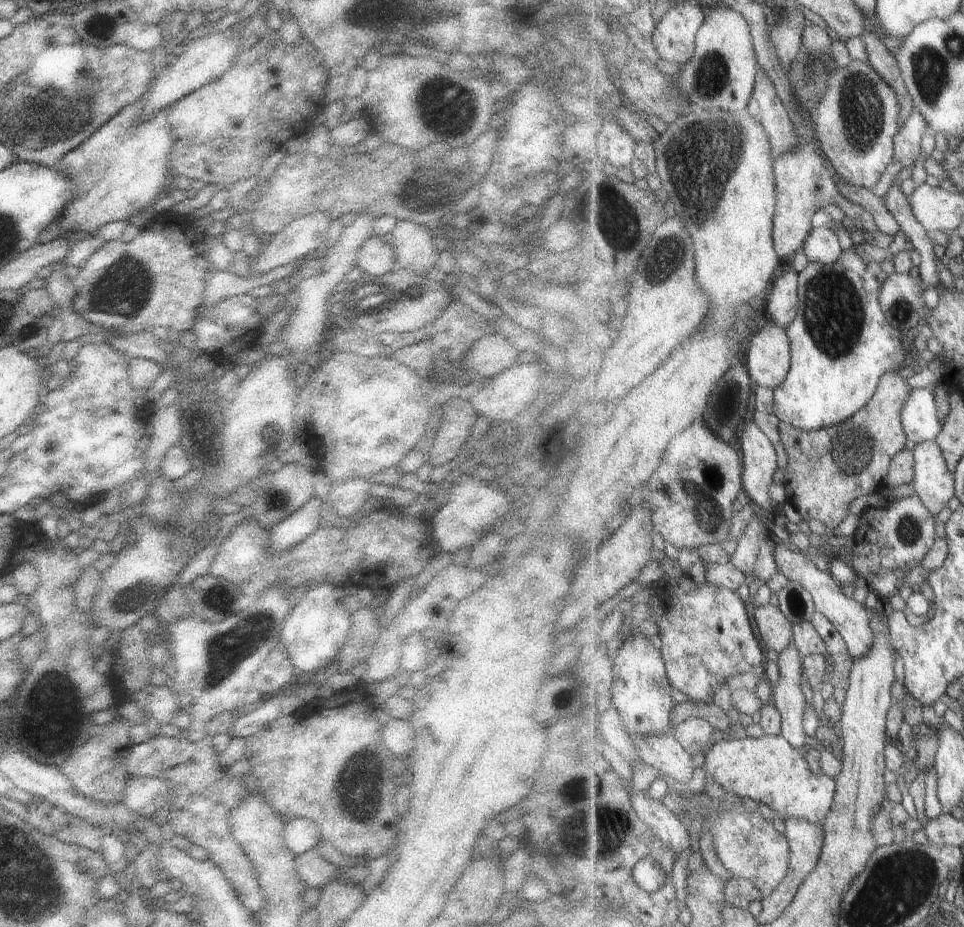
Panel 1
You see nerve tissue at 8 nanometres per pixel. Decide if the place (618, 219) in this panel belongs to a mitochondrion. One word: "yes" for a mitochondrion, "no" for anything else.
yes

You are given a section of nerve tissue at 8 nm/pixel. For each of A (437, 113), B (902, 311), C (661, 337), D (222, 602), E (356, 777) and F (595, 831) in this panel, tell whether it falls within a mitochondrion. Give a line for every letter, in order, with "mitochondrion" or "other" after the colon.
A: other
B: mitochondrion
C: other
D: mitochondrion
E: mitochondrion
F: mitochondrion

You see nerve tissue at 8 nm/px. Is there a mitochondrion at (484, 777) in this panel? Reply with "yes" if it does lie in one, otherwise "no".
no

